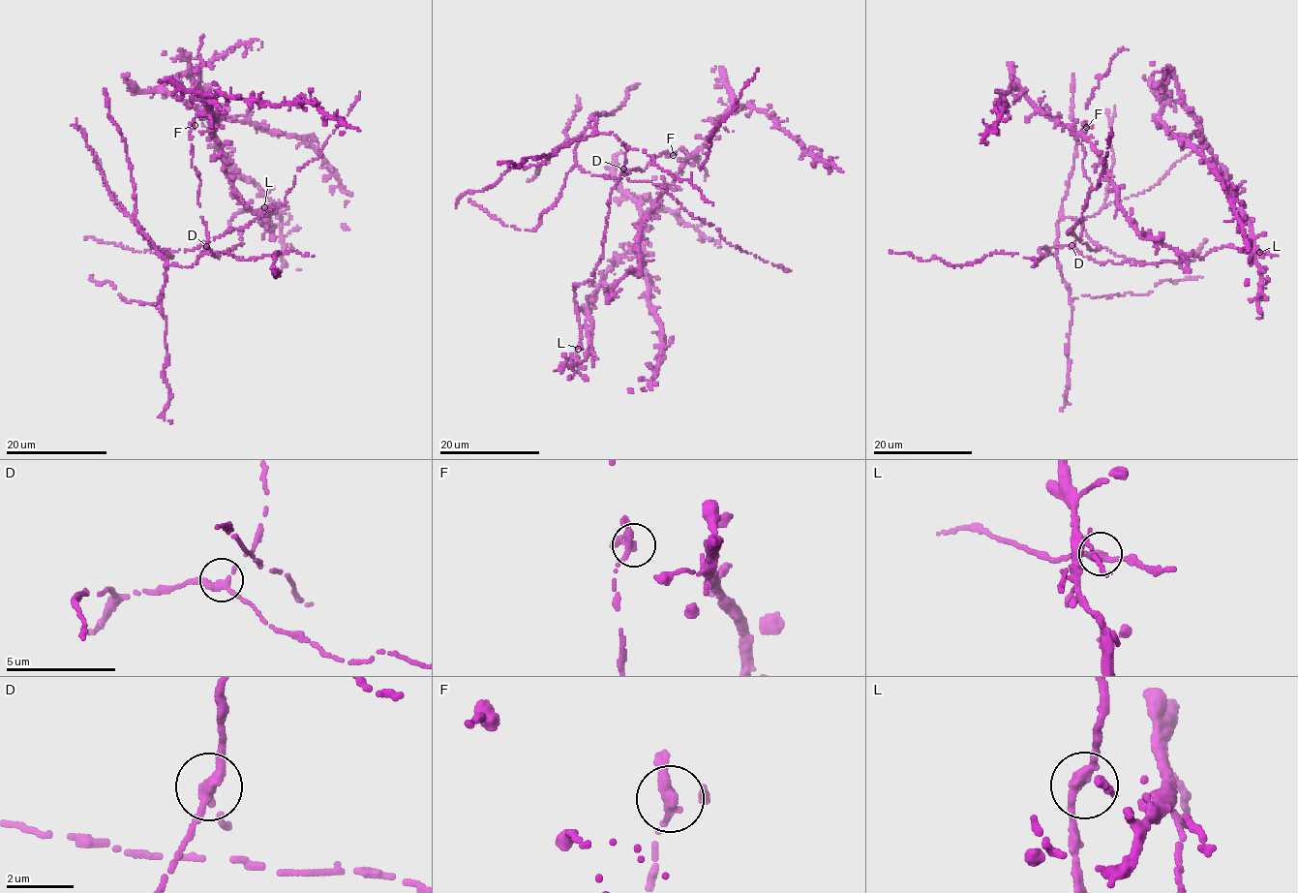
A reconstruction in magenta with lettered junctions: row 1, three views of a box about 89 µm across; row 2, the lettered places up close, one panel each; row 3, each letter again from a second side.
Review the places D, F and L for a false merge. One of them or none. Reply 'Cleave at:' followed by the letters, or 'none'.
Cleave at: none

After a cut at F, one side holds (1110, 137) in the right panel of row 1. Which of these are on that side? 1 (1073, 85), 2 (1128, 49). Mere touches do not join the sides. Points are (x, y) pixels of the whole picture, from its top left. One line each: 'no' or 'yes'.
1: yes
2: no

